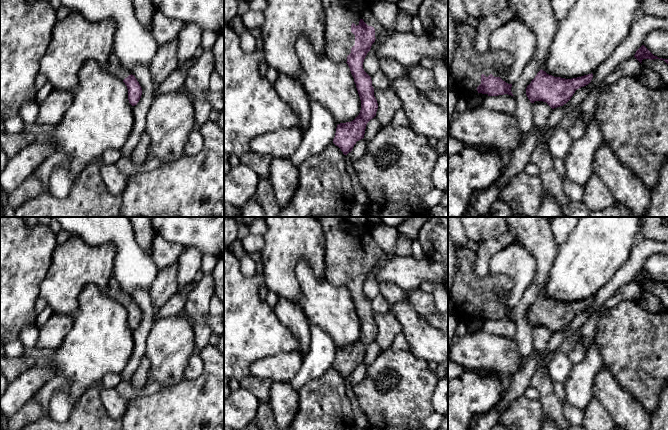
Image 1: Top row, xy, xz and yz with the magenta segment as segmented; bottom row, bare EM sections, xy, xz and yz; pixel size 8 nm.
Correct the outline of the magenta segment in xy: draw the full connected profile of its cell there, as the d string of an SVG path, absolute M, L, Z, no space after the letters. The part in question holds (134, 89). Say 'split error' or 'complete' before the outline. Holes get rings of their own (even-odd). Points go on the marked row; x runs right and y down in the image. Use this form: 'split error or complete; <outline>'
split error; M114 52L111 53L108 59L107 71L122 80L128 89L128 100L132 106L137 105L142 95L142 88L135 78L131 74L131 71L121 66L119 58Z

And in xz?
split error; M321 0L325 11L324 55L334 62L347 63L361 100L359 115L351 122L337 125L333 143L344 155L352 151L357 141L364 138L367 123L376 116L378 103L374 96L371 77L364 71L363 62L372 44L381 34L383 26L372 13L371 3L351 0Z

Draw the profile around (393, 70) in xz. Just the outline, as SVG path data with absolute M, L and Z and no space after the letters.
M391 58L378 59L380 70L390 79L396 80L408 76L408 71L405 66L400 65L397 61Z

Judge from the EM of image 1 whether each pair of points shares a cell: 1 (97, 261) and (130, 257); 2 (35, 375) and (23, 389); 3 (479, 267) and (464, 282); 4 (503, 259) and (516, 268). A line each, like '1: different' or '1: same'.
1: different
2: same
3: different
4: same

